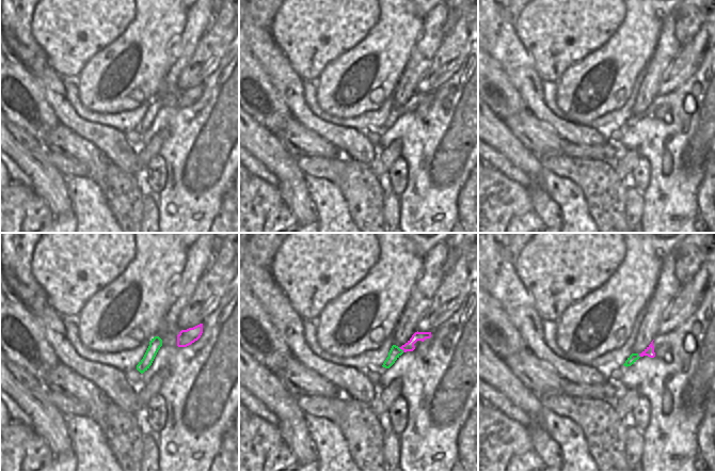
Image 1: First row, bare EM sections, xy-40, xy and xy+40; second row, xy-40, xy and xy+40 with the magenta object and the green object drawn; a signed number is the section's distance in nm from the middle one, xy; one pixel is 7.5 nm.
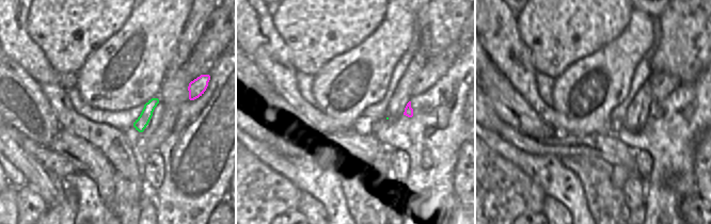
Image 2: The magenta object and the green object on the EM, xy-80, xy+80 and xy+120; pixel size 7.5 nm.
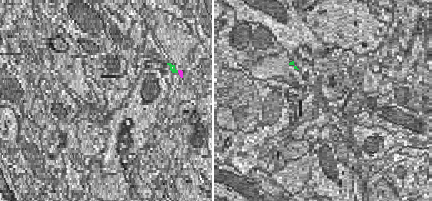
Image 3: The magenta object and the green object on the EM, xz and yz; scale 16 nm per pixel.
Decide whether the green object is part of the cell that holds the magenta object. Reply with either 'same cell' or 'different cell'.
different cell

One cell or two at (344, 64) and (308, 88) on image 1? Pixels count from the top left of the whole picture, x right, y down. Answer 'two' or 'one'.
two

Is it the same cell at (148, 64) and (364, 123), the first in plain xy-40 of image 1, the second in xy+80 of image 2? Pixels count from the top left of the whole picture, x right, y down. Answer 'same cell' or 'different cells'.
different cells

